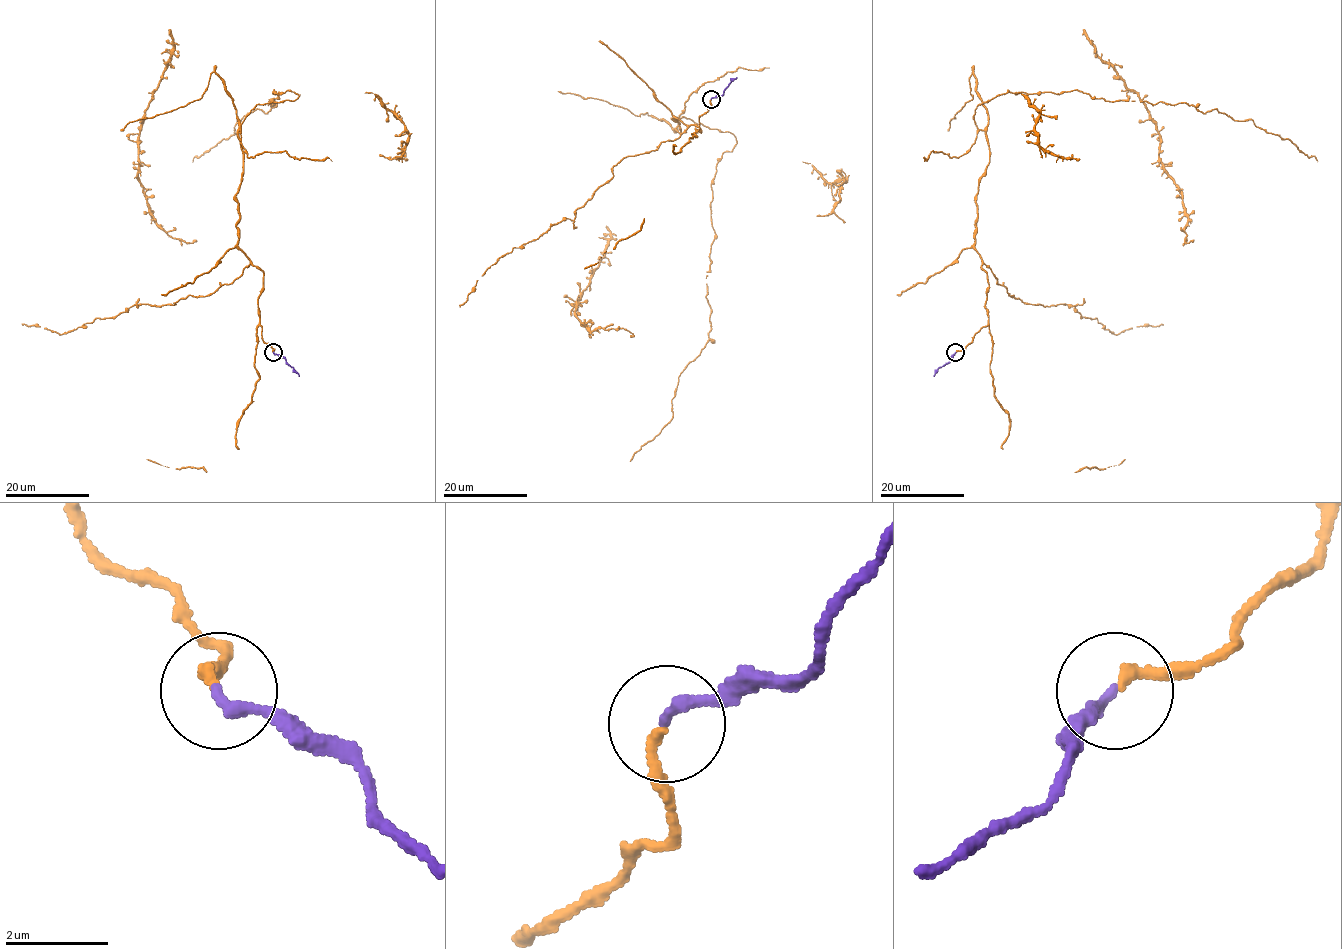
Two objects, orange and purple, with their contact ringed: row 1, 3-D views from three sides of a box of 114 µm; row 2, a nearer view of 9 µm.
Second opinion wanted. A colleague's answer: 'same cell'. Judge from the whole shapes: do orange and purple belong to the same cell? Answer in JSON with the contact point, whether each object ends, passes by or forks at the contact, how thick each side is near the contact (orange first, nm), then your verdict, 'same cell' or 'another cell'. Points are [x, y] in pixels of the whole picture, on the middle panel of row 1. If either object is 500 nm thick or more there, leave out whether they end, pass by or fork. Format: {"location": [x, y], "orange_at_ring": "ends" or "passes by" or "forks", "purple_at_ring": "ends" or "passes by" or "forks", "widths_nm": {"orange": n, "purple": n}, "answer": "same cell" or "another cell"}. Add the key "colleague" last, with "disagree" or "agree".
{"location": [711, 99], "orange_at_ring": "ends", "purple_at_ring": "ends", "widths_nm": {"orange": 220, "purple": 240}, "answer": "same cell", "colleague": "agree"}

